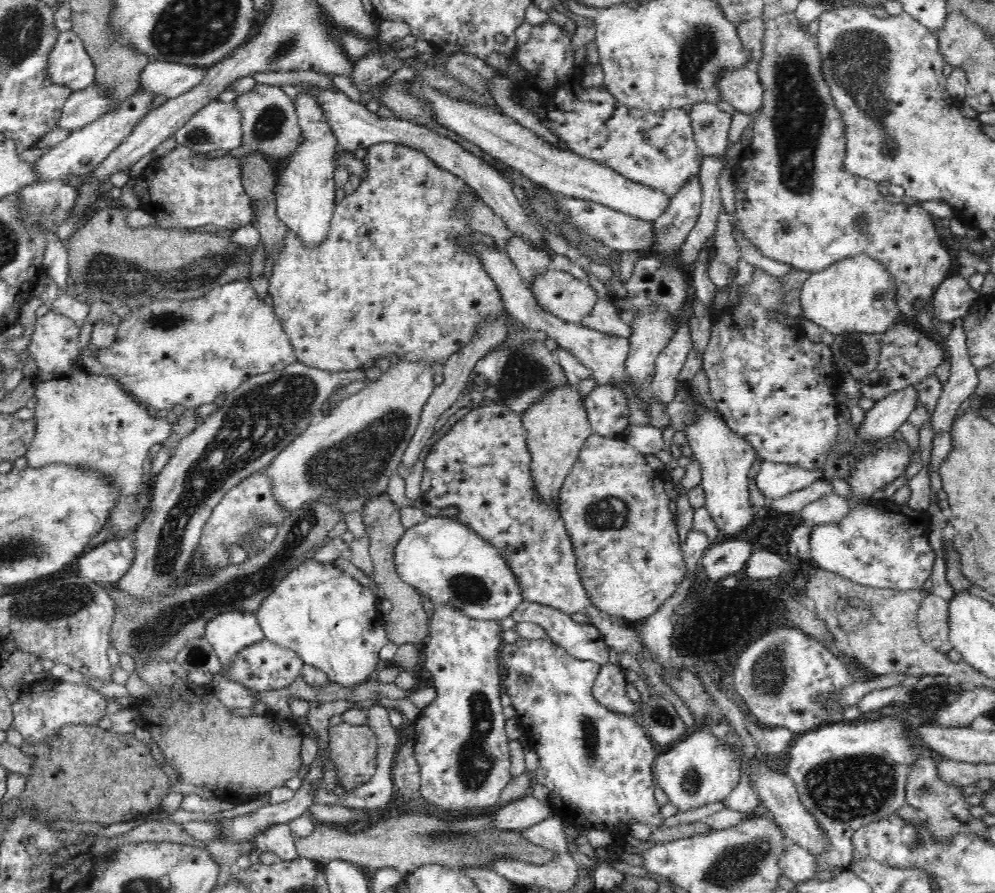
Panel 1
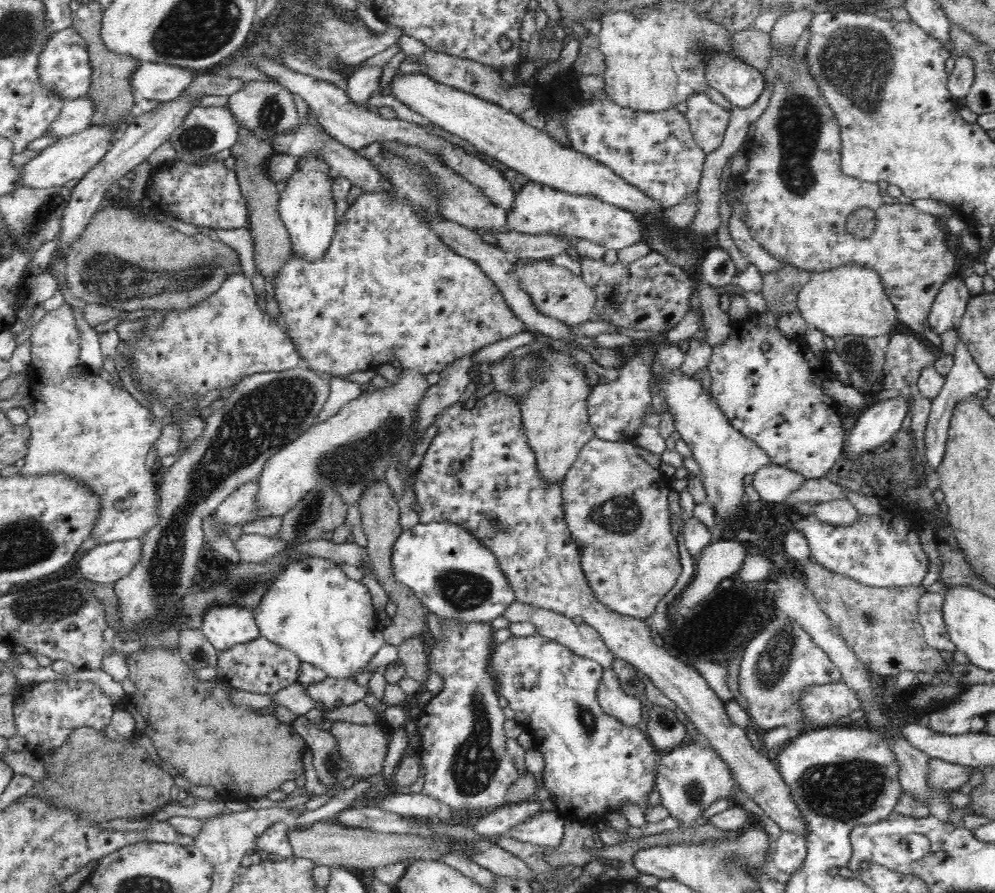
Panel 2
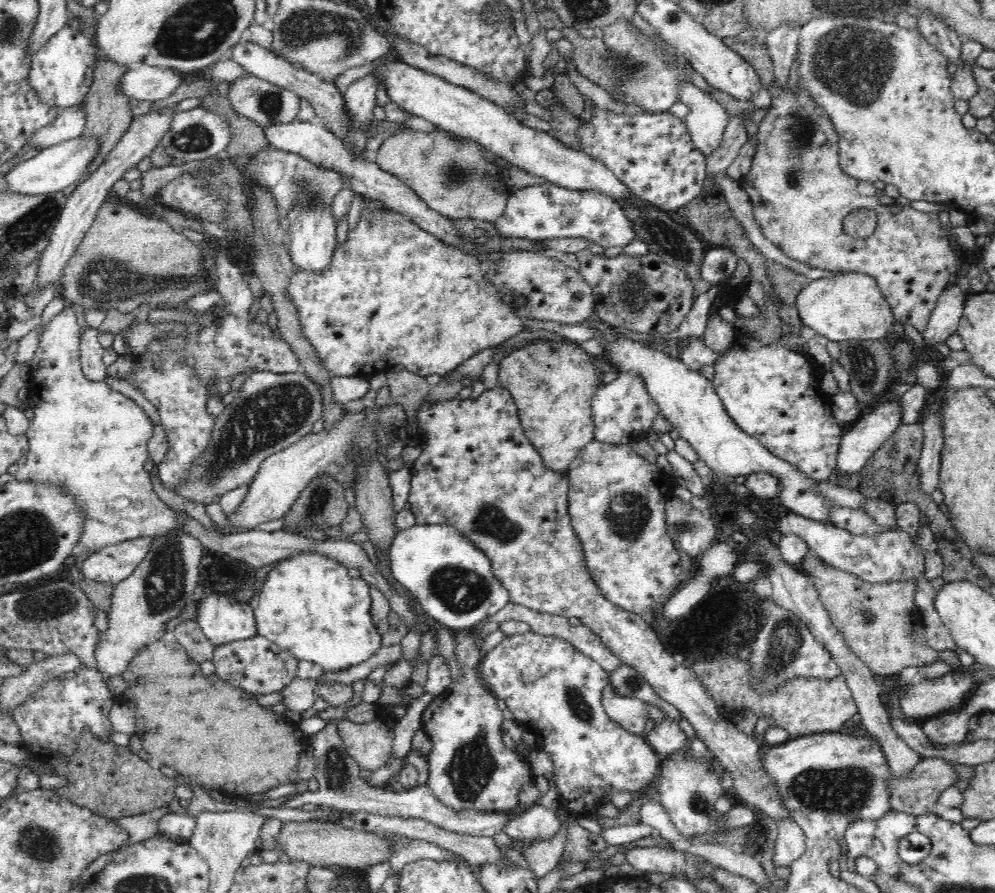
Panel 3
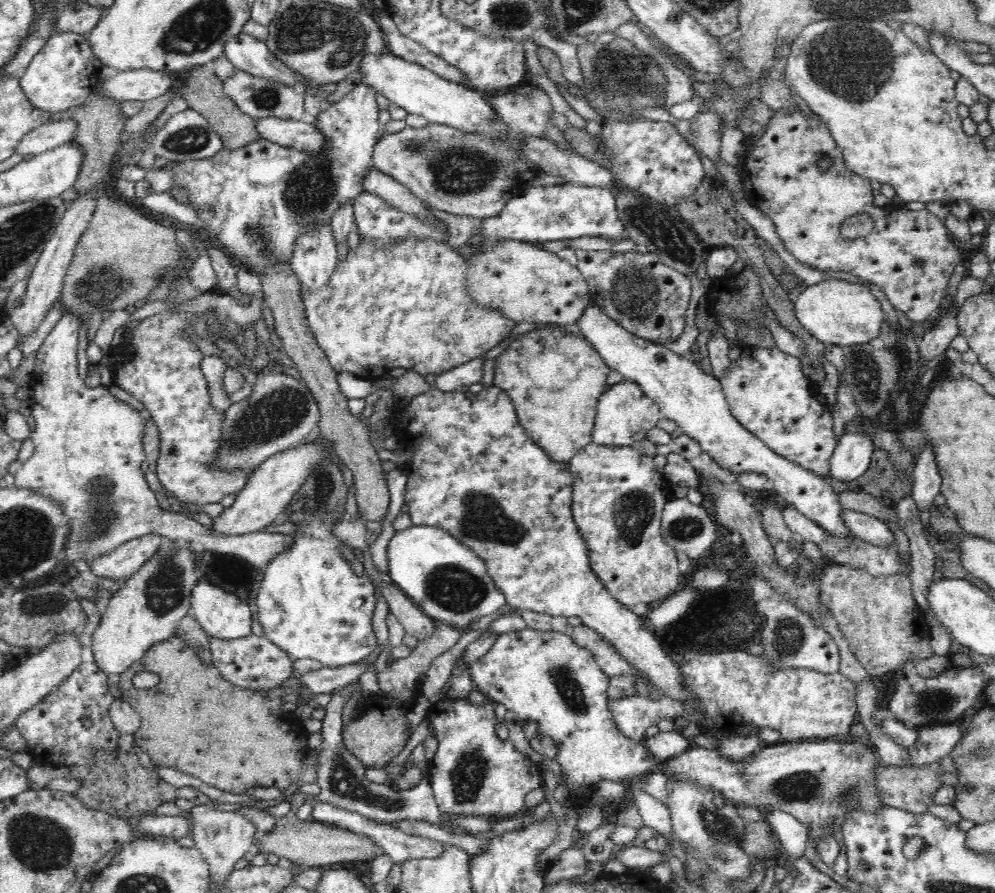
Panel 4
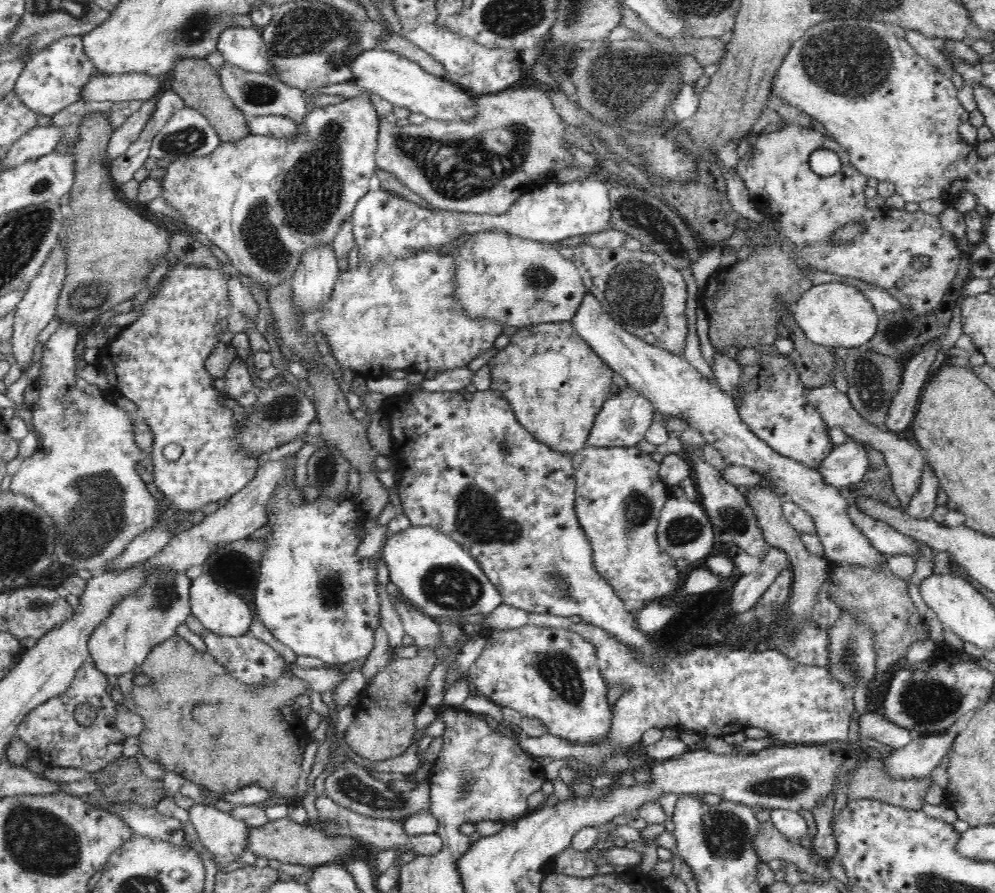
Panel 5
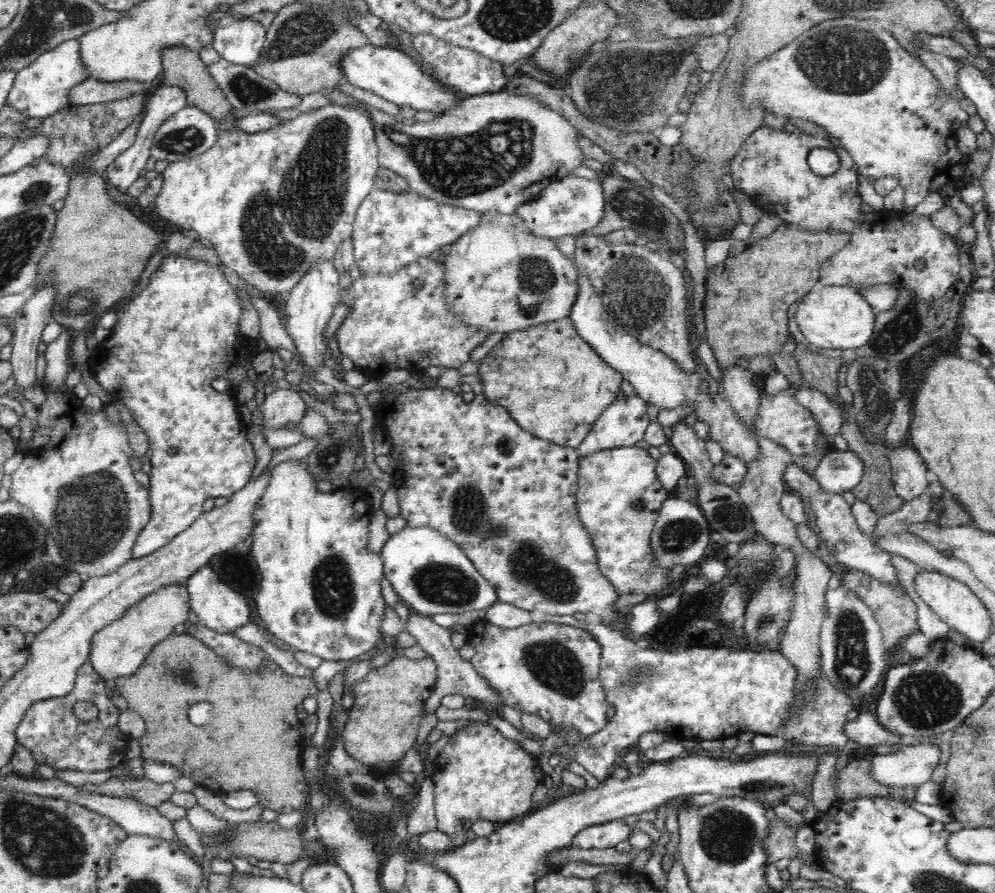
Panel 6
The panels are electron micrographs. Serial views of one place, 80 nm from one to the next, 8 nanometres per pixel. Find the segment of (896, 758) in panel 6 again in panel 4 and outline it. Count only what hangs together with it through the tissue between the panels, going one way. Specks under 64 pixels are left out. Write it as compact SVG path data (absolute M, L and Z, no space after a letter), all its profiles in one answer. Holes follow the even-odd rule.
M958 720L920 728L920 740L916 742L916 746L908 748L910 751L910 764L908 765L925 765L950 755L952 749L964 736L964 725Z

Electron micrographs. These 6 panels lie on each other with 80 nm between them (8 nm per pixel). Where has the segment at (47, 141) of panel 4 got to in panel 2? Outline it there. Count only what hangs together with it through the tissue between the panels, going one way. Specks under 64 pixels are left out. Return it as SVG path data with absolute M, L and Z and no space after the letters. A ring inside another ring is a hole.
M90 95L77 96L66 99L59 117L52 122L47 134L54 138L62 138L79 133L92 125L92 118L96 114L96 101Z

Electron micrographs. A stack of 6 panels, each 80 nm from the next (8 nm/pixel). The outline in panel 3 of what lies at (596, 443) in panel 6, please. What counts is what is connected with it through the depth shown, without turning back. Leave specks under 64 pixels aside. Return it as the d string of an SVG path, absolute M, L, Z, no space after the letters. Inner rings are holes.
M620 371L618 378L608 384L600 384L598 390L594 392L591 400L592 423L595 425L595 440L606 442L607 444L634 444L642 441L648 436L648 430L652 428L653 421L659 414L659 405L652 399L648 392L644 377L636 371Z

